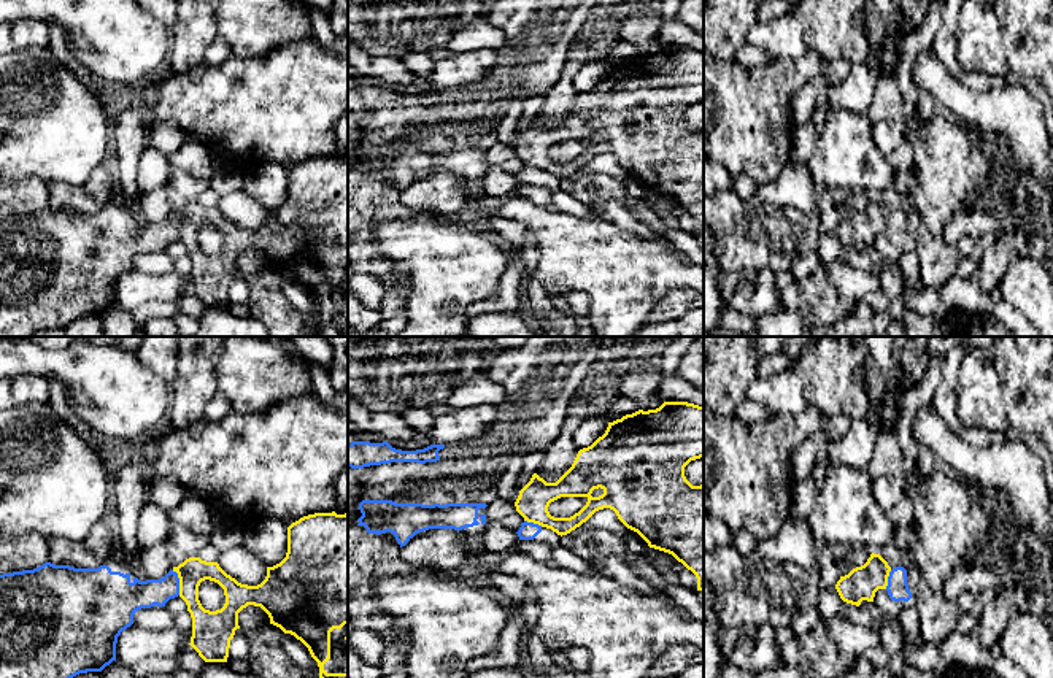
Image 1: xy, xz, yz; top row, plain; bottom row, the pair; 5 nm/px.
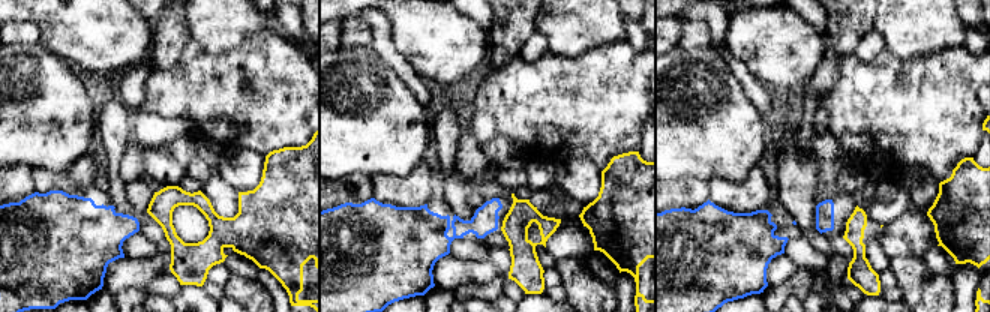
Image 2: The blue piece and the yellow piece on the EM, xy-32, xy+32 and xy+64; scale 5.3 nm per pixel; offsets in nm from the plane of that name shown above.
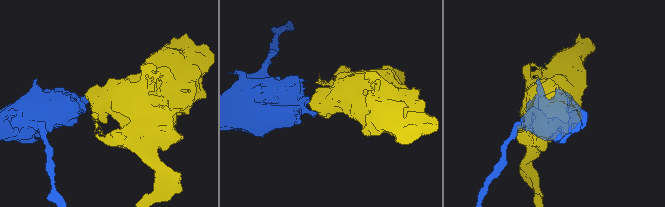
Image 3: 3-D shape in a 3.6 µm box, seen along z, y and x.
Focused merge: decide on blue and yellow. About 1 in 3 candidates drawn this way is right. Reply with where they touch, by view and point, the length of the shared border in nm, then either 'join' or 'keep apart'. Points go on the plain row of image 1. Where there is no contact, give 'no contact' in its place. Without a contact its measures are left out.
xy (178, 226) | 130 nm | keep apart

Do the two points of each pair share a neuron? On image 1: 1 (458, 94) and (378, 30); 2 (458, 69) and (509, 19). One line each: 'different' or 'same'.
1: different
2: different

